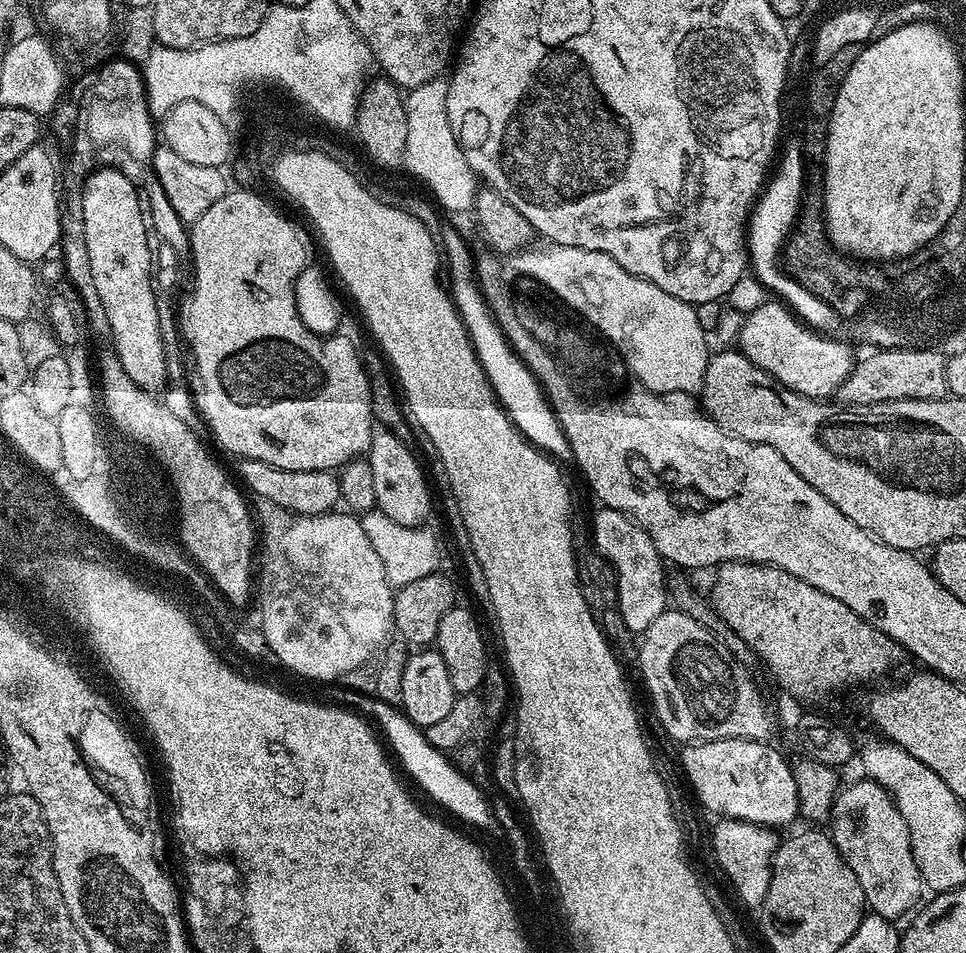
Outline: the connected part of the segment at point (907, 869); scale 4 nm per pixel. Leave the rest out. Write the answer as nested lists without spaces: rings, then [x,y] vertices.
[[[859,779],[853,784],[845,783],[836,793],[830,815],[830,823],[832,822],[830,837],[837,847],[838,854],[858,878],[858,883],[865,894],[867,907],[883,920],[896,922],[899,921],[899,916],[907,917],[921,903],[920,891],[925,891],[926,885],[920,876],[918,862],[914,862],[906,818],[902,818],[898,806],[892,801],[891,794],[881,784],[875,784],[873,780]]]

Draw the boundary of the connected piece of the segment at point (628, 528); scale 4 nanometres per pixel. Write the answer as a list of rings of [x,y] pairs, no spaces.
[[[601,507],[592,520],[592,532],[596,535],[594,547],[612,563],[618,582],[618,602],[622,618],[633,634],[643,634],[650,622],[666,610],[669,603],[666,587],[666,564],[660,559],[654,542],[635,520],[613,508]]]

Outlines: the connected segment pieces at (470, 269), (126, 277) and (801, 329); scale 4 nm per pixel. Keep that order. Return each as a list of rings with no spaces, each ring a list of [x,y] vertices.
[[[452,228],[444,232],[440,238],[444,253],[446,272],[448,268],[448,292],[452,297],[452,303],[460,317],[463,319],[464,328],[471,338],[476,356],[482,365],[492,390],[504,407],[509,419],[519,429],[529,443],[532,443],[542,452],[550,455],[559,463],[573,461],[573,448],[569,444],[561,424],[557,420],[552,405],[544,395],[544,390],[536,381],[536,377],[528,367],[521,362],[514,353],[511,345],[506,341],[499,325],[497,325],[489,307],[487,306],[480,287],[475,278],[475,257],[471,253],[463,238]]]
[[[114,167],[97,168],[83,183],[78,216],[85,232],[90,275],[109,322],[111,347],[134,383],[143,392],[156,394],[169,383],[170,362],[159,330],[162,312],[156,309],[156,292],[152,289],[154,248],[142,215],[141,193],[126,174]]]
[[[780,302],[758,306],[758,310],[743,317],[738,348],[750,358],[750,362],[754,362],[754,366],[766,370],[766,374],[773,376],[782,386],[812,400],[835,394],[854,367],[852,352],[848,349],[851,347],[845,341],[813,331],[791,308]]]

